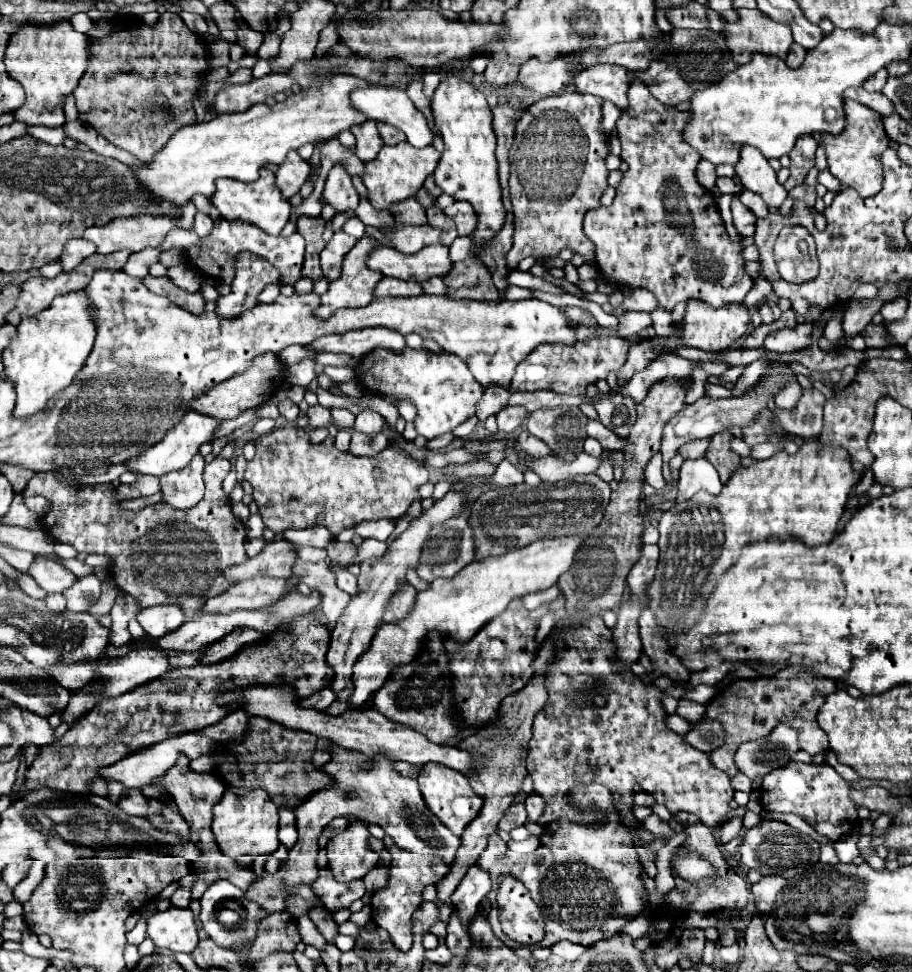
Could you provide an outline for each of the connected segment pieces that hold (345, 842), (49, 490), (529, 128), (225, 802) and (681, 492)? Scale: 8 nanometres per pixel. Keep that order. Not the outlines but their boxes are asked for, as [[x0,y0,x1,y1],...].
[[327,823,379,883],[23,457,245,607],[507,91,607,269],[213,787,279,857],[677,459,721,502]]

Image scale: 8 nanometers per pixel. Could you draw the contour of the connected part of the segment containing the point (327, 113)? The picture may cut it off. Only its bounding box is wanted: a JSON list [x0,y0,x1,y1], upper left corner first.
[133,75,369,205]

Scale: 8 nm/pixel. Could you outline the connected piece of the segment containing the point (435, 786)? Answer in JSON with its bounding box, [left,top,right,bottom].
[419,763,483,837]

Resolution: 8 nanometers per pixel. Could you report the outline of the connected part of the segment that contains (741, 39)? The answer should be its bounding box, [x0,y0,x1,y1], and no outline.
[721,9,793,65]

